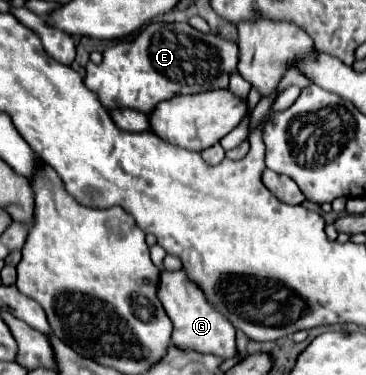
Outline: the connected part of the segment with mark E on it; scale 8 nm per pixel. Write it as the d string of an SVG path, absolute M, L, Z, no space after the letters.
M149 23L133 43L119 43L103 51L103 63L89 63L85 85L99 95L105 109L135 109L149 115L157 103L179 93L227 89L231 71L237 69L239 49L235 41L201 33L189 23Z

